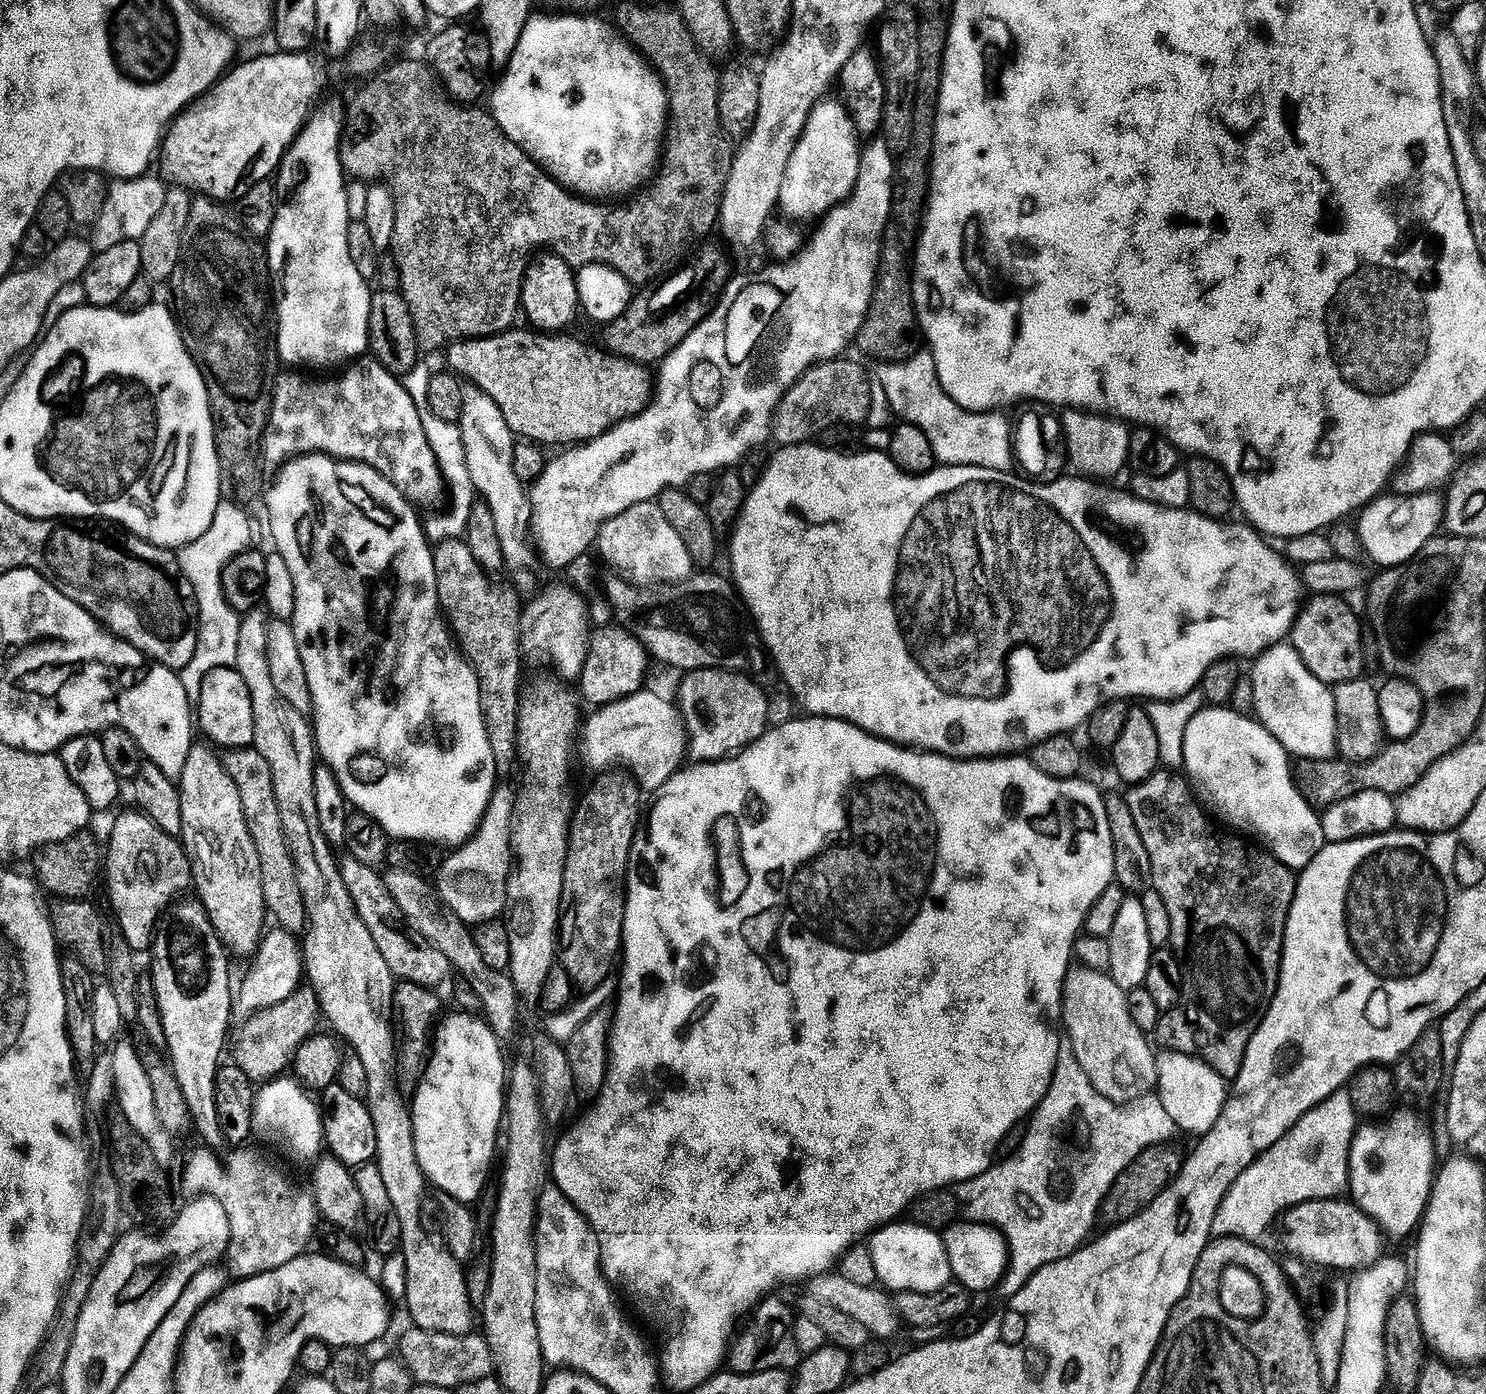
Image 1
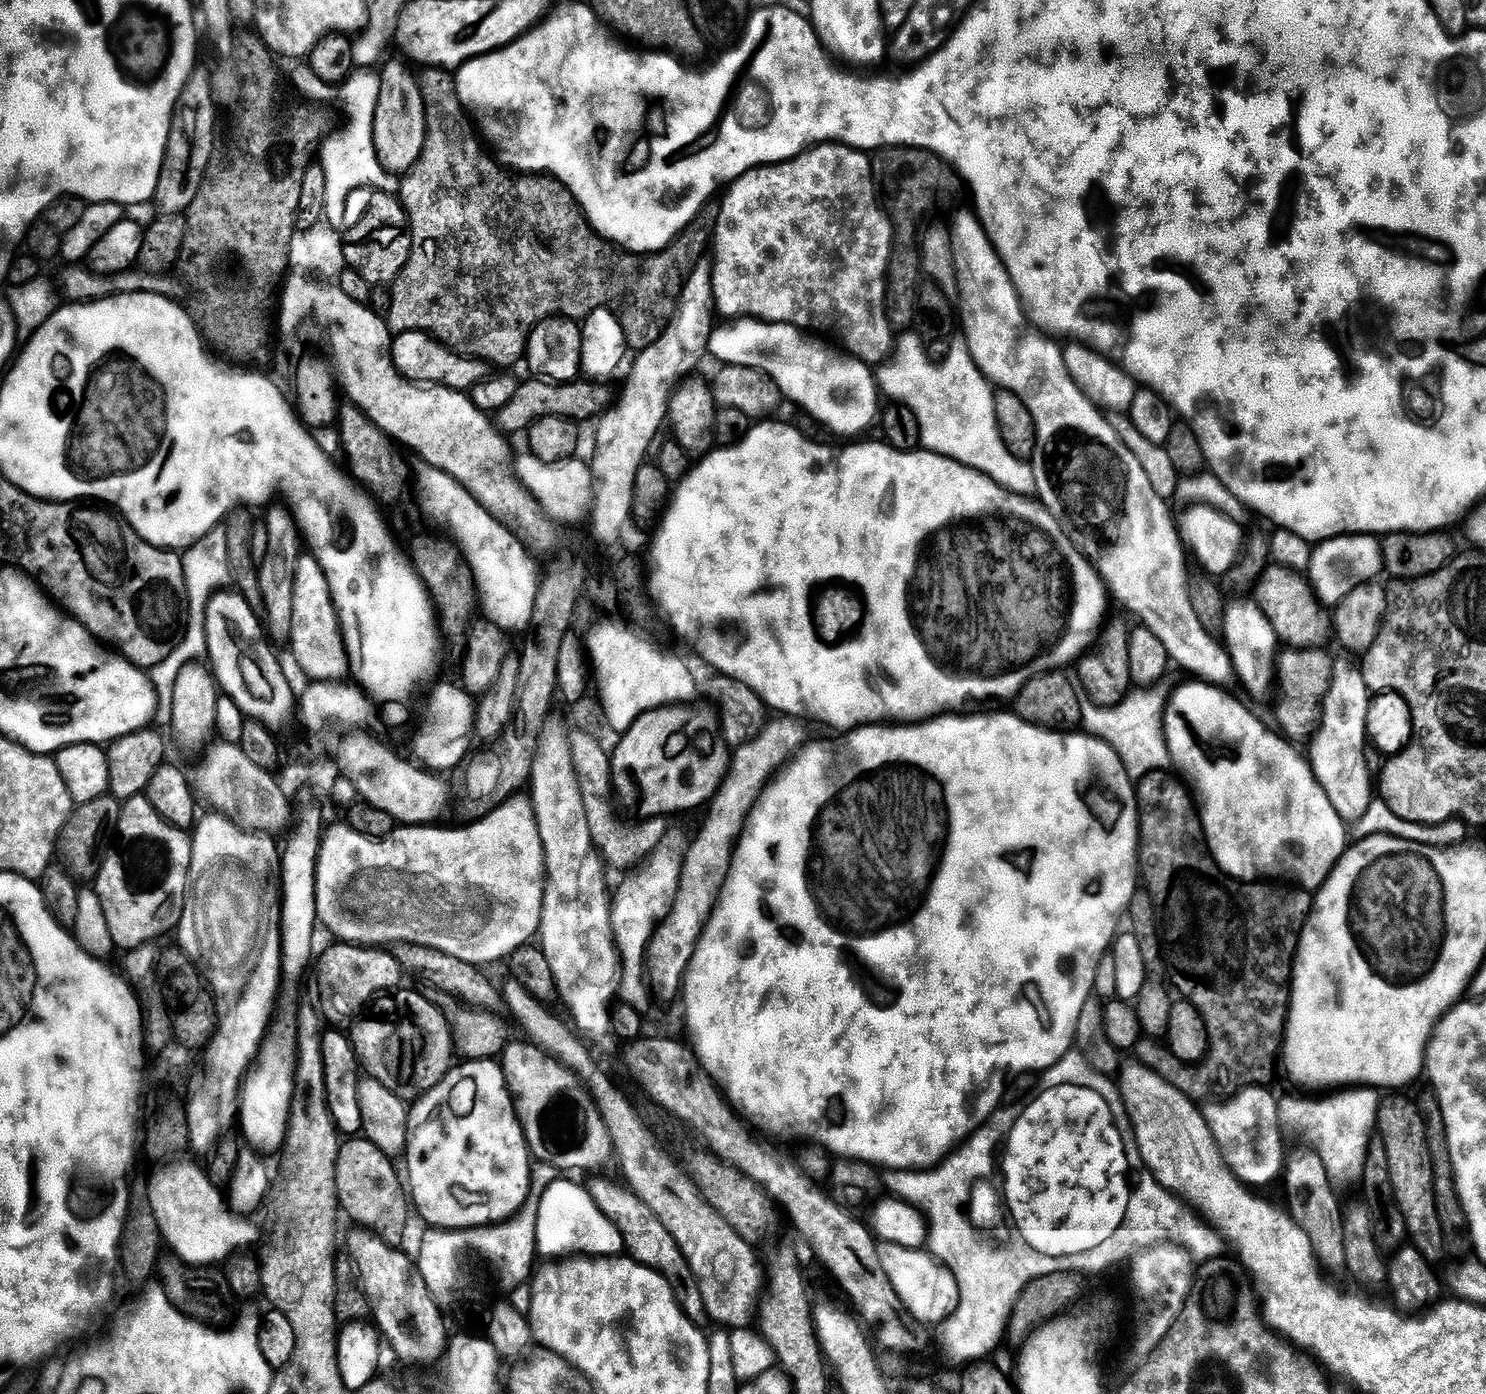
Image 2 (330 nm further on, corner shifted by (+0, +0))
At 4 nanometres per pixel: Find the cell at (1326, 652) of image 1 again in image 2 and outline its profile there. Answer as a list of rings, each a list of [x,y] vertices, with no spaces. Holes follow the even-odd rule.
[[[1273,563],[1261,574],[1254,585],[1254,603],[1274,626],[1276,639],[1288,648],[1319,648],[1330,640],[1330,618],[1322,612],[1322,606],[1312,591],[1312,585],[1301,573]]]

